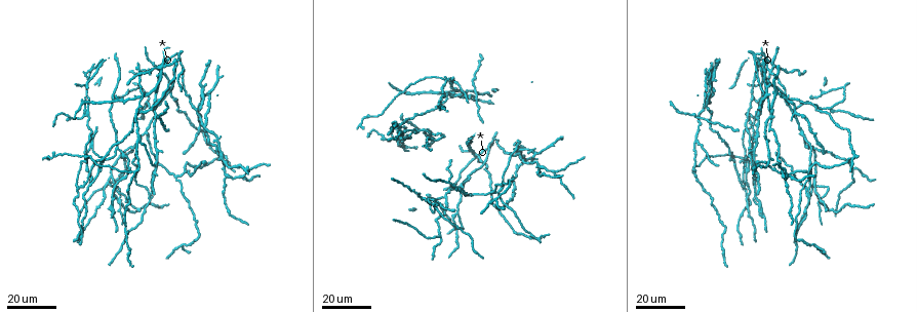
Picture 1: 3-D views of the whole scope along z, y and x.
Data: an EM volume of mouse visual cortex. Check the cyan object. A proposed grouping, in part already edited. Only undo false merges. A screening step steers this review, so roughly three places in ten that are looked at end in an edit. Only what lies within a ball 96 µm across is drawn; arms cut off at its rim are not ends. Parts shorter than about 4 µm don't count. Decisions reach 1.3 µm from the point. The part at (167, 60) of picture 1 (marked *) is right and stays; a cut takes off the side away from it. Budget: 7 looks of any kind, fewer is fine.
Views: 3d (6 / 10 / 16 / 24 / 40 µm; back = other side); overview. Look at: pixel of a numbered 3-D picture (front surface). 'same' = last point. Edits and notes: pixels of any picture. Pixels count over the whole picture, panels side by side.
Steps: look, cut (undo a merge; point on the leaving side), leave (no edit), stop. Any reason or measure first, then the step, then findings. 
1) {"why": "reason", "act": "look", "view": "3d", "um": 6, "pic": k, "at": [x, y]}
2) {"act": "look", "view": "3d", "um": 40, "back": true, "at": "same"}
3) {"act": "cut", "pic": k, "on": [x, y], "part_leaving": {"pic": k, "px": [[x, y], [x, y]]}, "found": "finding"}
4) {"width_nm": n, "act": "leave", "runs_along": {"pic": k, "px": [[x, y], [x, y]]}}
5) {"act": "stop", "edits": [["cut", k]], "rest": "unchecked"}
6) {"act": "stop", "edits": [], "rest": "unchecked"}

{"why": "two arms in line, one across", "act": "look", "view": "3d", "um": 24, "pic": 1, "at": [771, 62]}

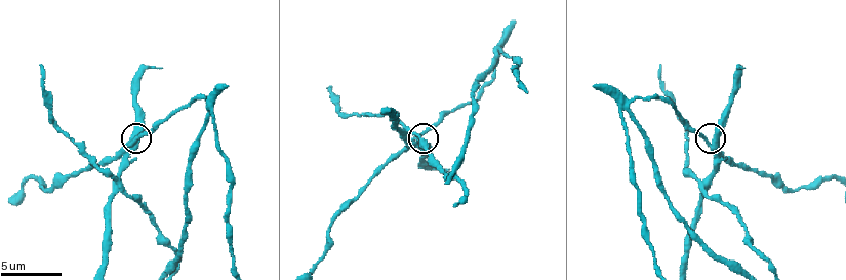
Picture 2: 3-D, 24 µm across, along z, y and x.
{"act": "look", "view": "3d", "um": 10, "pic": 2, "at": [718, 143]}

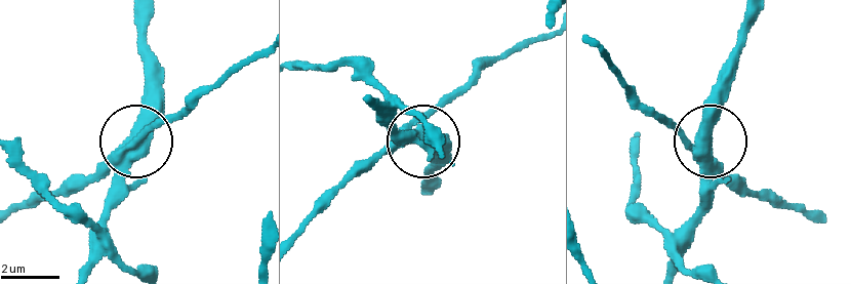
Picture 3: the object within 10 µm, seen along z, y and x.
{"side_arm_um": 8, "act": "leave", "found": "one neuron here"}

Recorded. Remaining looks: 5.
{"act": "look", "view": "3d", "um": 16, "pic": 1, "at": [97, 171]}

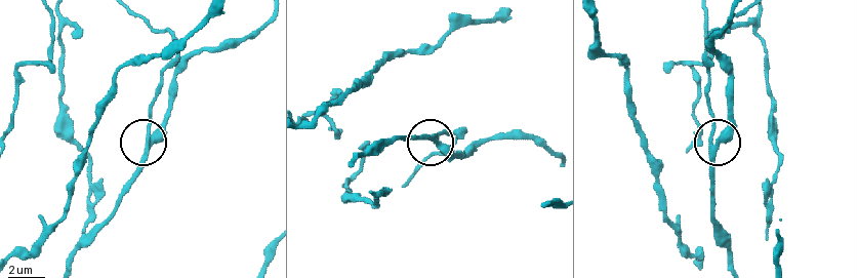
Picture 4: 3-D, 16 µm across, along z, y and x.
{"act": "look", "view": "3d", "um": 6, "pic": 4, "at": [149, 150]}

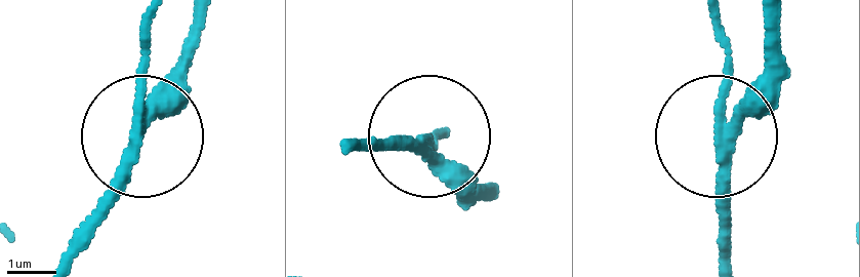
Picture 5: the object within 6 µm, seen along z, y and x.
{"act": "cut", "pic": 5, "on": [148, 57], "part_leaving": {"pic": 5, "px": [[138, 118], [151, 12]]}, "found": "two neurons meet here"}

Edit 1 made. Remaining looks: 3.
{"why": "three arms meet", "act": "look", "view": "3d", "um": 24, "pic": 1, "at": [755, 172]}

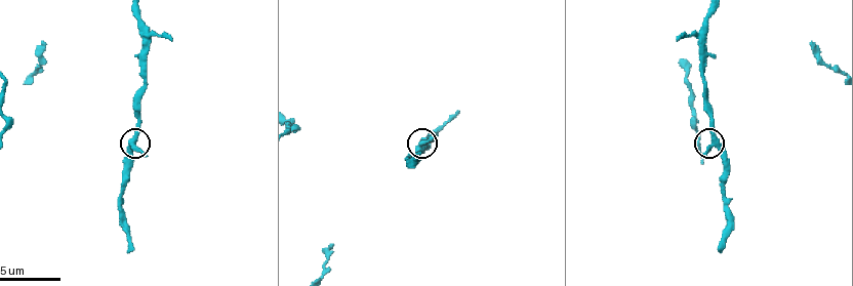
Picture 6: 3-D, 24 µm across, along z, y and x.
{"act": "look", "view": "3d", "um": 10, "pic": 6, "at": [713, 141]}

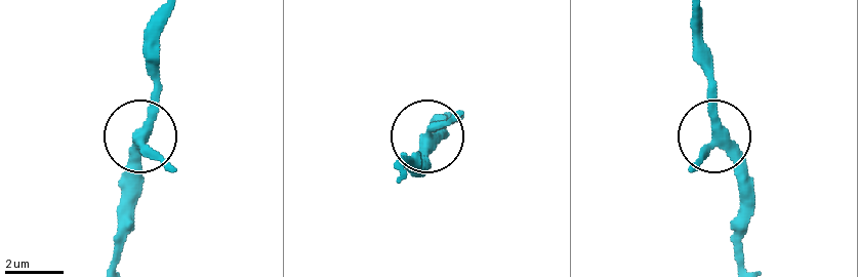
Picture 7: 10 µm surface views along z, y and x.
{"width_nm": 300, "act": "leave", "runs_along": {"pic": 7, "px": [[167, 13], [153, 117], [138, 146], [138, 195]]}, "found": "one neuron here"}

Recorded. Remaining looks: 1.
{"act": "stop", "edits": [["cut", 5]], "rest": "unchecked"}

